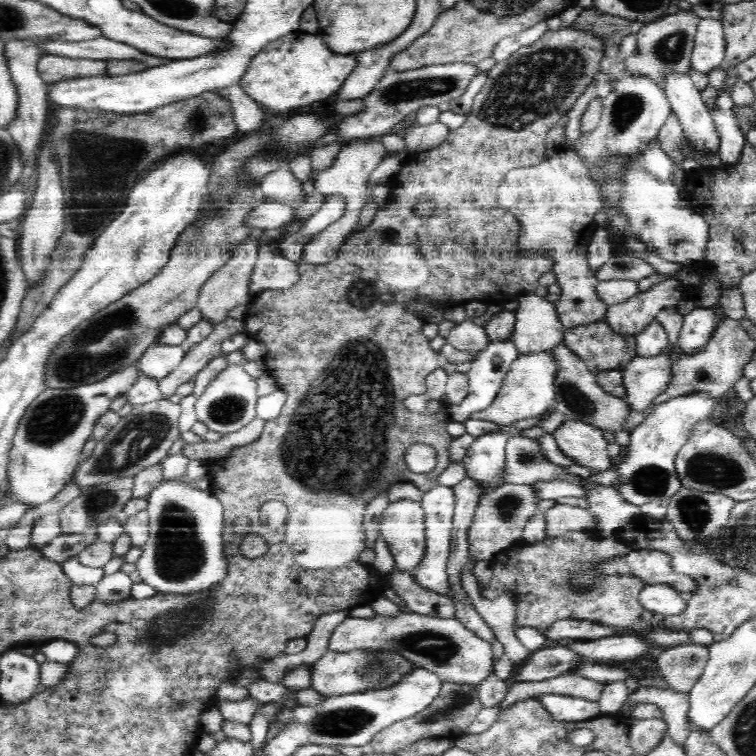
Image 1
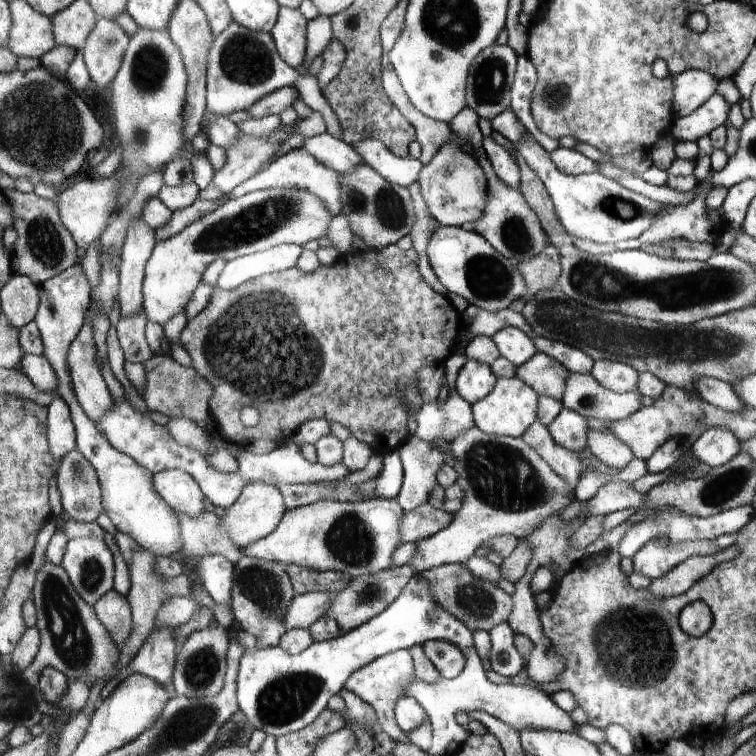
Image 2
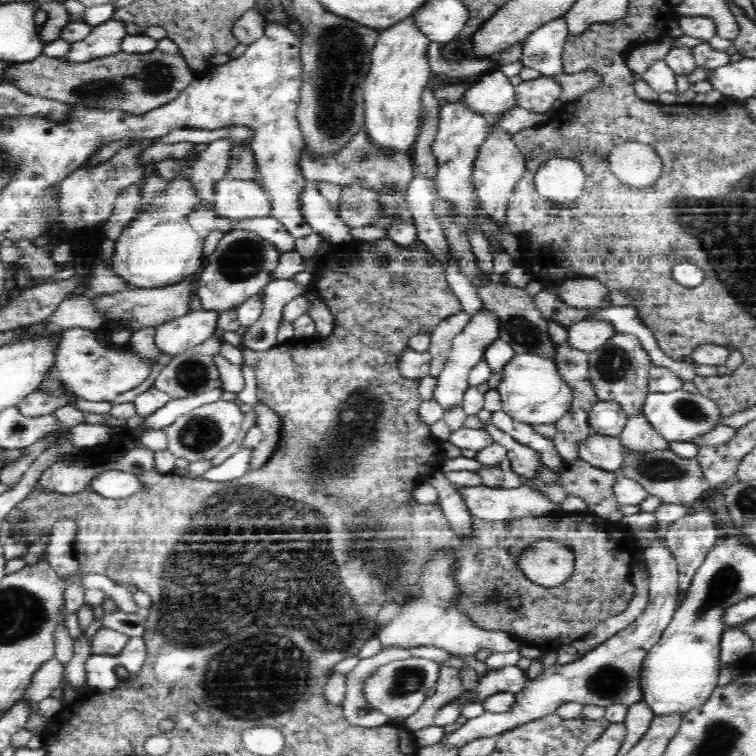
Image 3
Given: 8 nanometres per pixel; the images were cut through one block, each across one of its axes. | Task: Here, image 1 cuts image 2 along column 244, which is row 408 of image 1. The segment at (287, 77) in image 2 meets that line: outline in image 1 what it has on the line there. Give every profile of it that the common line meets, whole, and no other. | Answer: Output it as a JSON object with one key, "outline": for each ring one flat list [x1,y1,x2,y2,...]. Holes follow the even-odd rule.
{"outline":[[130,364,92,384,66,390,48,388,42,392,26,408,26,414,19,420,14,434,7,470,10,502,36,507,55,498,71,482,74,472,84,462,83,448,92,437,97,420,110,410,115,398,126,394,139,374,138,364]]}

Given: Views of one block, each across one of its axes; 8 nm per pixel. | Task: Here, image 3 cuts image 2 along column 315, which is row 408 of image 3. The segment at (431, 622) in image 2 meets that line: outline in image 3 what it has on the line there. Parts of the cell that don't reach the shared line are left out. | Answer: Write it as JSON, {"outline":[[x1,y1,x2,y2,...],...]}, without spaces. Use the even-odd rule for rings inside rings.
{"outline":[[680,389,672,392,649,393,645,398,642,413,650,424,668,441,692,440,700,438,702,434,708,434,712,426,720,424,720,407,714,400,702,395,702,393,690,393]]}

